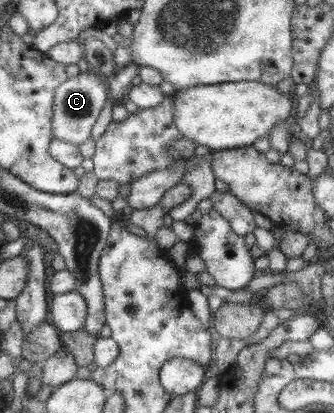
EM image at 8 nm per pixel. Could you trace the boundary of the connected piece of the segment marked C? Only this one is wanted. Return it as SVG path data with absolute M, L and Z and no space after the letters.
M91 71L79 72L75 77L65 80L57 86L53 96L53 116L51 116L51 135L53 139L79 146L87 138L103 103L107 99L107 85L102 76Z

